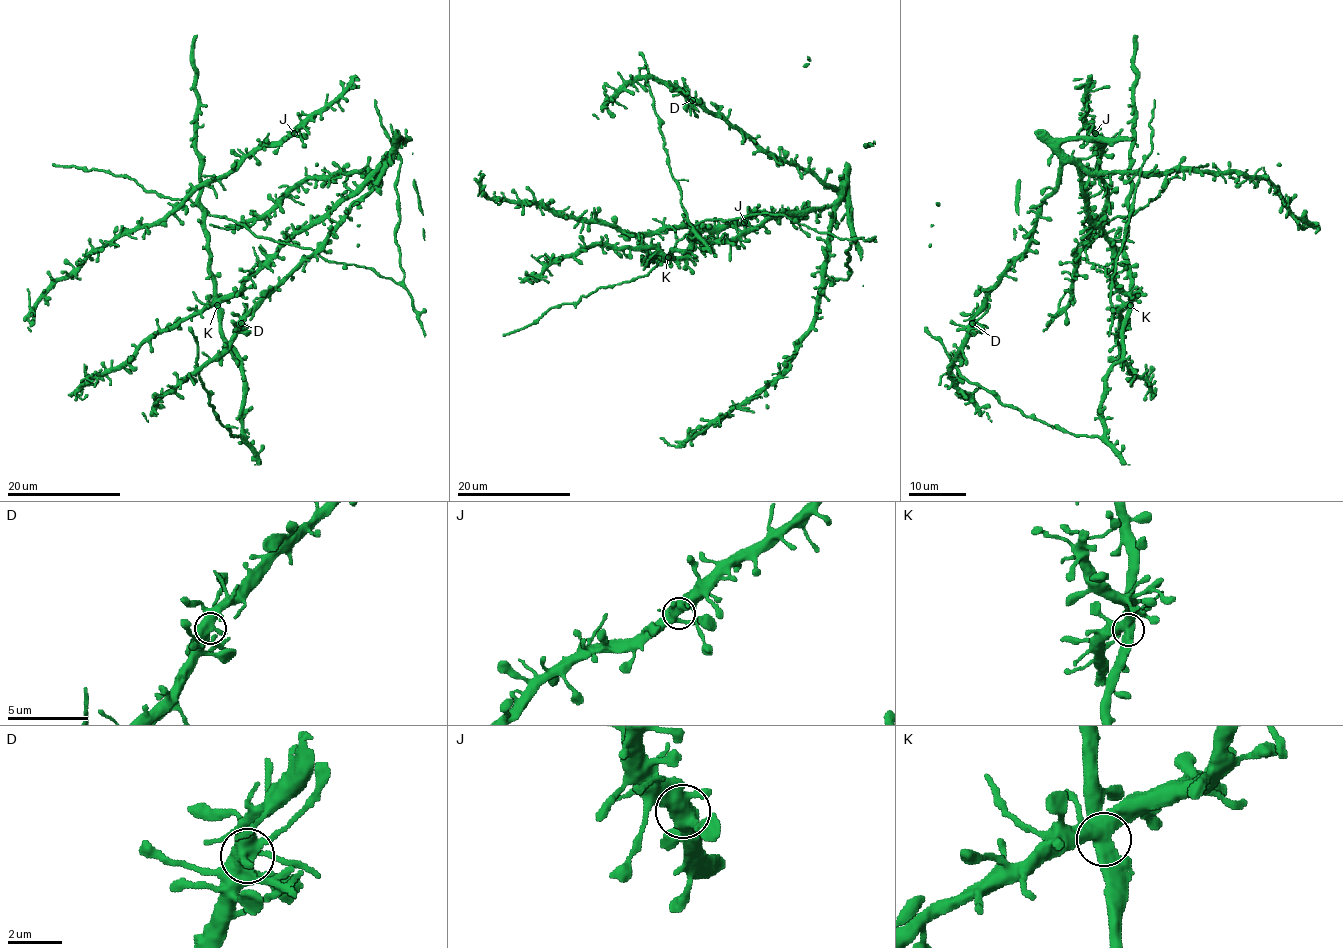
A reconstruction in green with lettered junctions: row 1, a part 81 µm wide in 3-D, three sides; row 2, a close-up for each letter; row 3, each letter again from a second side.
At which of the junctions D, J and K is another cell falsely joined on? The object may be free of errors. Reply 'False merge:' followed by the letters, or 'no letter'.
False merge: K

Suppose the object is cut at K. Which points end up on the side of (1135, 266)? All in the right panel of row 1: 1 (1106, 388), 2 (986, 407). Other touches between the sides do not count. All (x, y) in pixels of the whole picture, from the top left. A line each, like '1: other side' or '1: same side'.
1: same side
2: other side

